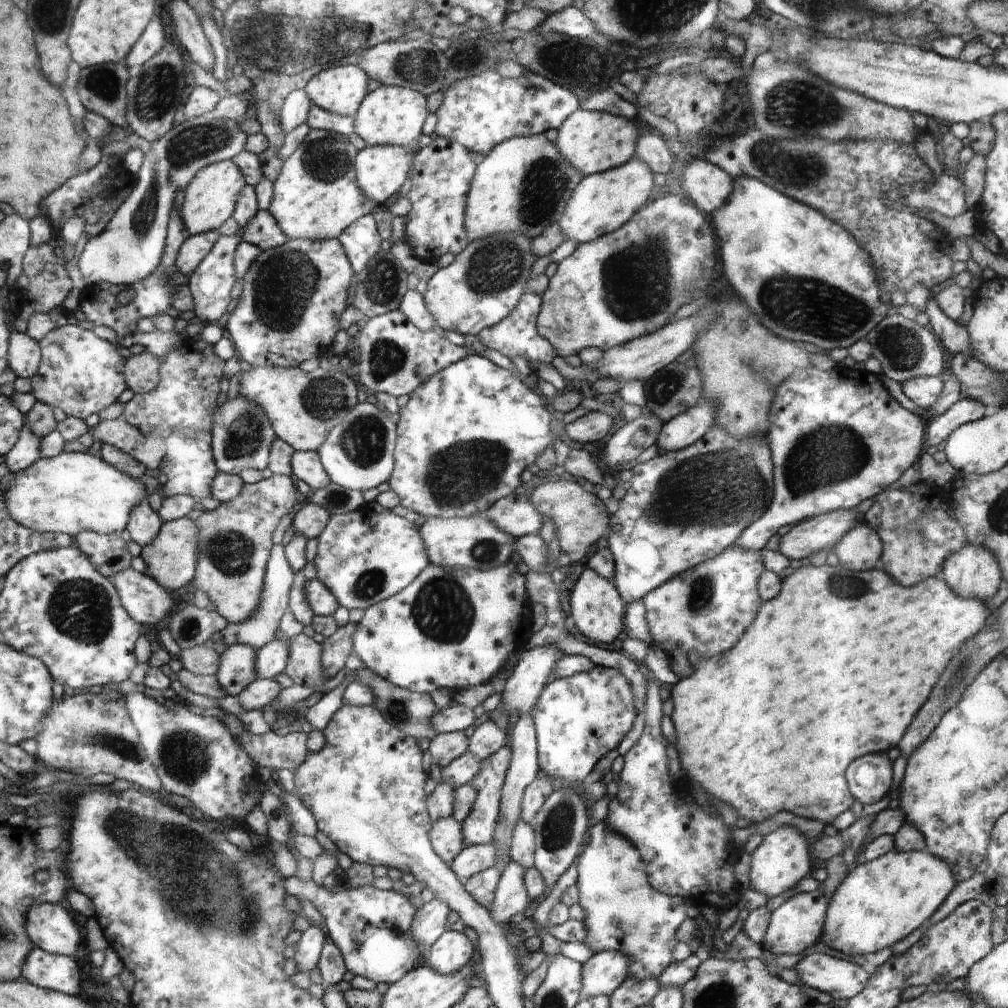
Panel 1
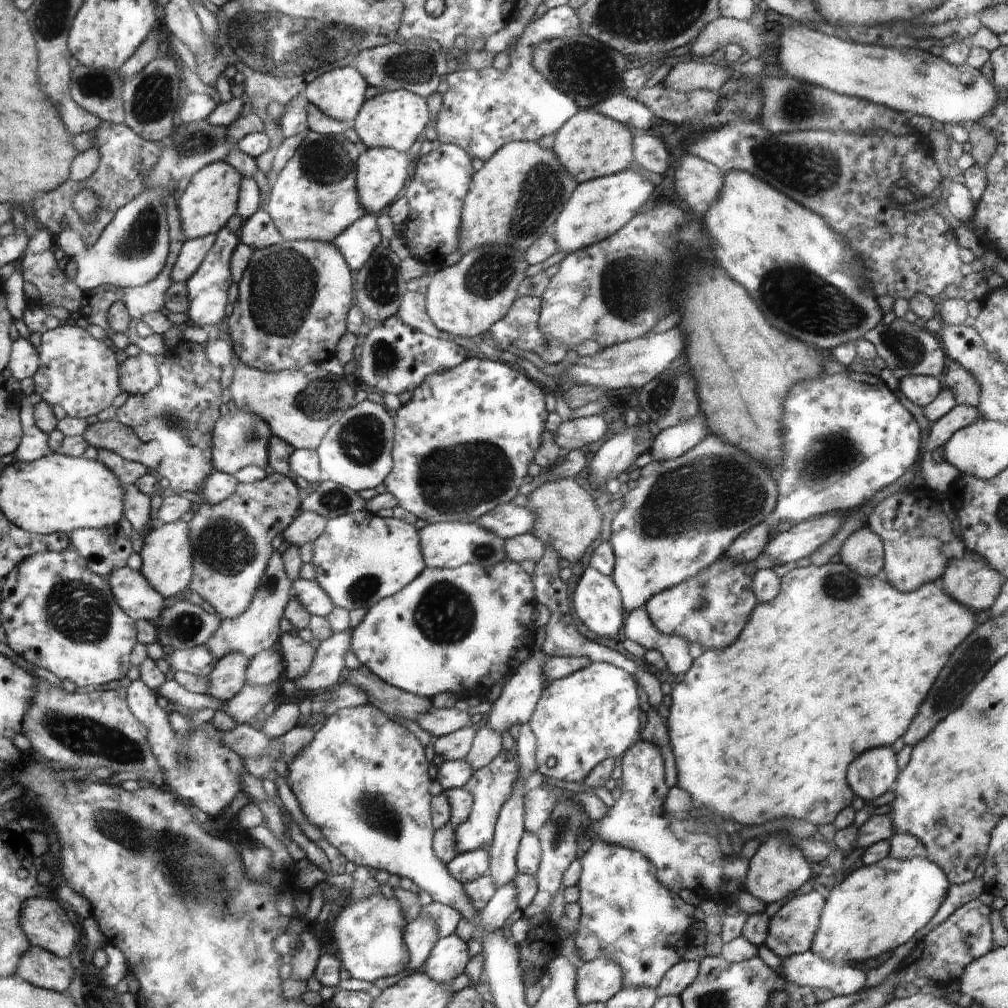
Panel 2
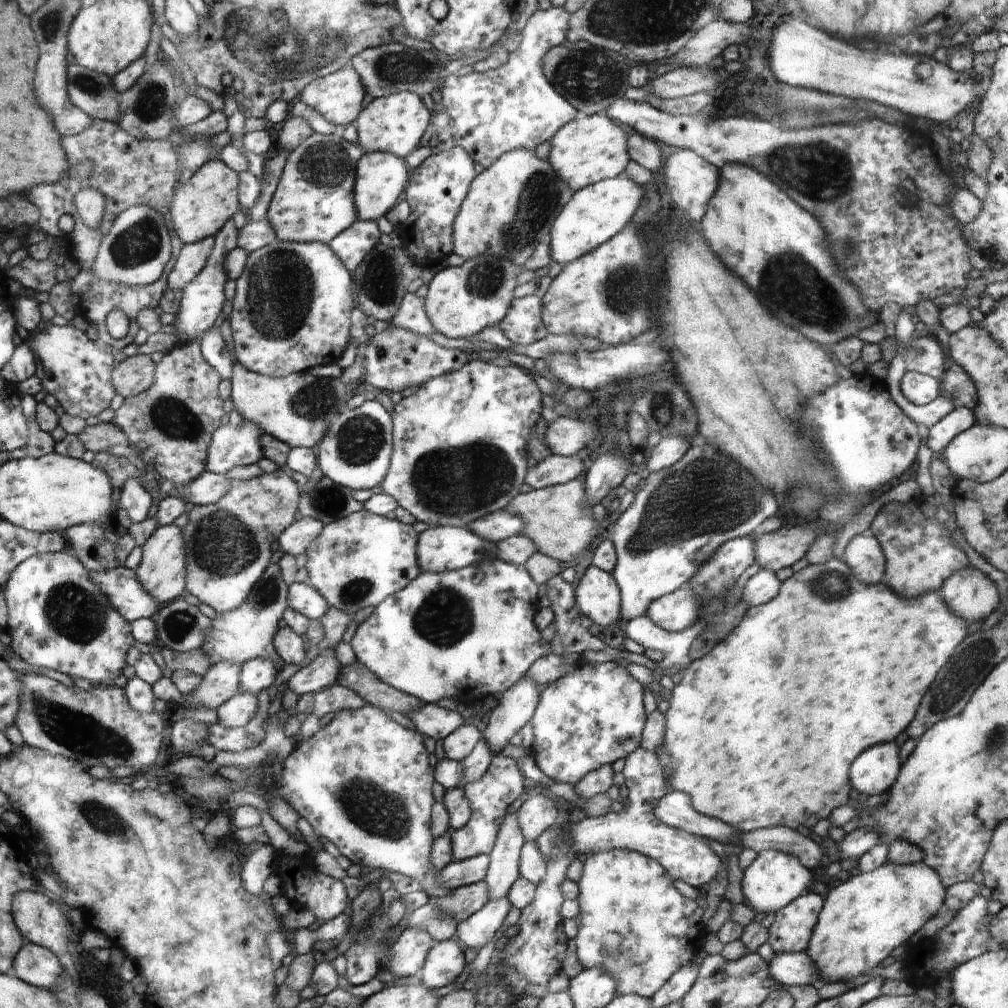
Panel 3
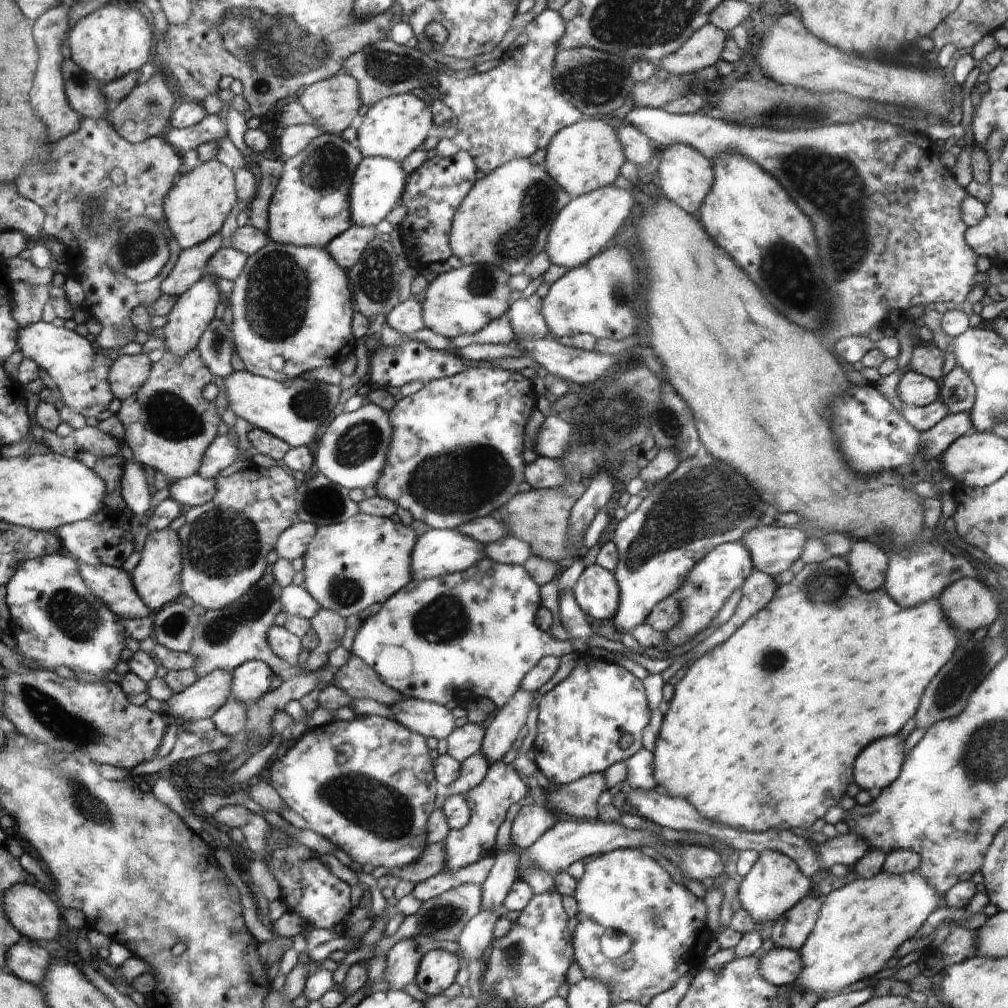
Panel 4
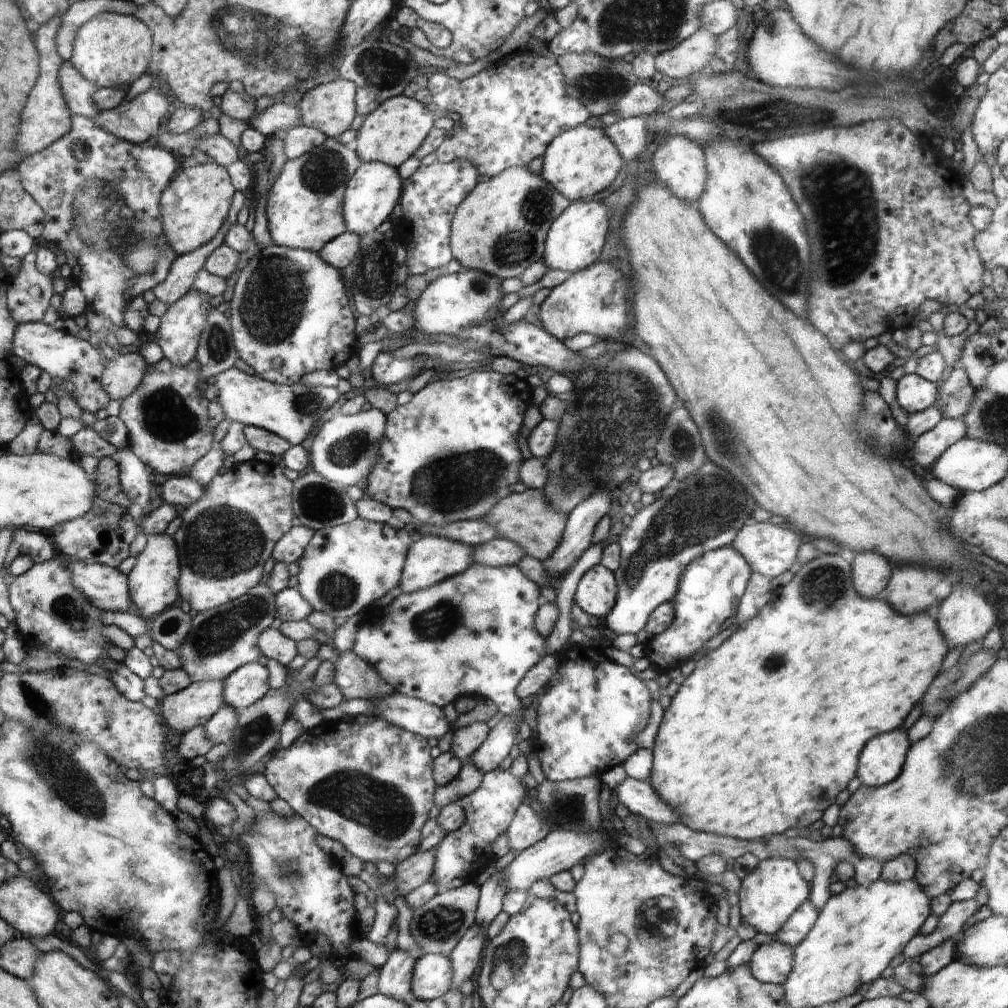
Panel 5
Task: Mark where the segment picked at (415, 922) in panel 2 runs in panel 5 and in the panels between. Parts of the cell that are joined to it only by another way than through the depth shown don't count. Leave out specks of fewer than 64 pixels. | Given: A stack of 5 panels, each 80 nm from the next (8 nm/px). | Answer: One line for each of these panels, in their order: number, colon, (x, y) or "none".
3: (409, 951)
4: (403, 959)
5: (396, 975)

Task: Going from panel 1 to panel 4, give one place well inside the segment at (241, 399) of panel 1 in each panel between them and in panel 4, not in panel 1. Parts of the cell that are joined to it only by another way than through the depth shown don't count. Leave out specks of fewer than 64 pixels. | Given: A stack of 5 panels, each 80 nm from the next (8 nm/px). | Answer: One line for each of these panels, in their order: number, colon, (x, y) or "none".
2: (241, 439)
3: (231, 447)
4: (223, 452)

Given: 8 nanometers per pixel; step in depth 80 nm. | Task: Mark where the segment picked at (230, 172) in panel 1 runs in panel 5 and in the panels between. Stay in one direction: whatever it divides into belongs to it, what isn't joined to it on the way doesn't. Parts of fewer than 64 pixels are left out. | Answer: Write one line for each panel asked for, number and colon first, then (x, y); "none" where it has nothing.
2: (210, 201)
3: (200, 208)
4: (197, 207)
5: (194, 207)

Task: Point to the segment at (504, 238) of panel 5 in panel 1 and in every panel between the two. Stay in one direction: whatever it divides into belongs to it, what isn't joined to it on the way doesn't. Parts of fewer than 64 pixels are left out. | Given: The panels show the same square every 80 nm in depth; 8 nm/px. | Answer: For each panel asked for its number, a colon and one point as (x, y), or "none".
1: (522, 186)
2: (522, 188)
3: (509, 209)
4: (504, 221)

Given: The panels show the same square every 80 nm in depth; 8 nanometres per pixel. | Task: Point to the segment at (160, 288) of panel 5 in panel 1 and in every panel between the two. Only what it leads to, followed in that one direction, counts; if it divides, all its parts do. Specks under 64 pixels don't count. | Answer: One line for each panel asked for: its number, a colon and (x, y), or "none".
1: (195, 247)
2: (193, 251)
3: (193, 256)
4: (189, 268)

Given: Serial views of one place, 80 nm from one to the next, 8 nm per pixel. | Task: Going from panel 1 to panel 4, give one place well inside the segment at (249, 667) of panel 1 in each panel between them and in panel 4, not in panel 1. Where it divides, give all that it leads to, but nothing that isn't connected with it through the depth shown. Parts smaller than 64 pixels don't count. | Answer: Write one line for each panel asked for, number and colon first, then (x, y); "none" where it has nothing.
2: (228, 677)
3: (219, 683)
4: (200, 701)

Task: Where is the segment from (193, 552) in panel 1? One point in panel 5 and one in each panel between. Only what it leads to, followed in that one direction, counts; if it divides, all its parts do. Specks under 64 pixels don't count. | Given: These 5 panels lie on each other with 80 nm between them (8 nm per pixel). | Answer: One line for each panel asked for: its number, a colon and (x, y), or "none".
2: (167, 563)
3: (161, 571)
4: (158, 575)
5: (154, 581)

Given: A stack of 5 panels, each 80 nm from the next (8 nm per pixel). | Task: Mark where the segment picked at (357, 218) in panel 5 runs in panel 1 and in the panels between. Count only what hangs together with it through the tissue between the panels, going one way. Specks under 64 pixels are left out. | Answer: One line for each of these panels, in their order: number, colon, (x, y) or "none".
1: (381, 170)
2: (381, 172)
3: (381, 176)
4: (379, 182)

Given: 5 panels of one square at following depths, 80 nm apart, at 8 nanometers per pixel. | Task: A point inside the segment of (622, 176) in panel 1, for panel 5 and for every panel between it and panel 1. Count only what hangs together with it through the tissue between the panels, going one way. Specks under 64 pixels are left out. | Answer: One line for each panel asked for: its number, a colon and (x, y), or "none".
2: (599, 208)
3: (594, 215)
4: (580, 232)
5: (575, 240)

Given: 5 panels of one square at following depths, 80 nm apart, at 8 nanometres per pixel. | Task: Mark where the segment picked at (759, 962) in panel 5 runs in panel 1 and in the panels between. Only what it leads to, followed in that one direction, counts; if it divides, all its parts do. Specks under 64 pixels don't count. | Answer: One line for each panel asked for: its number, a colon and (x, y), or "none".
1: (842, 979)
2: (808, 969)
3: (795, 969)
4: (780, 966)

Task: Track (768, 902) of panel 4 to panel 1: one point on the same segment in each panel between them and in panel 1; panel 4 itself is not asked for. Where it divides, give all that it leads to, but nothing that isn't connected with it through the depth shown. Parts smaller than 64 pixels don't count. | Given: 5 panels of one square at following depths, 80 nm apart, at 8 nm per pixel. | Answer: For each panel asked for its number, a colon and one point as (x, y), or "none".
1: (782, 859)
2: (776, 868)
3: (774, 879)

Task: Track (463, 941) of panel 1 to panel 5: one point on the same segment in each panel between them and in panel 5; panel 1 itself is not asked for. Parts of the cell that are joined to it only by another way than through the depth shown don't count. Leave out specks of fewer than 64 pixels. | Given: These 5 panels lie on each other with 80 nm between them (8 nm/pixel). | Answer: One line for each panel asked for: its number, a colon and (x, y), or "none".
2: (448, 958)
3: (444, 962)
4: (437, 969)
5: (432, 977)

